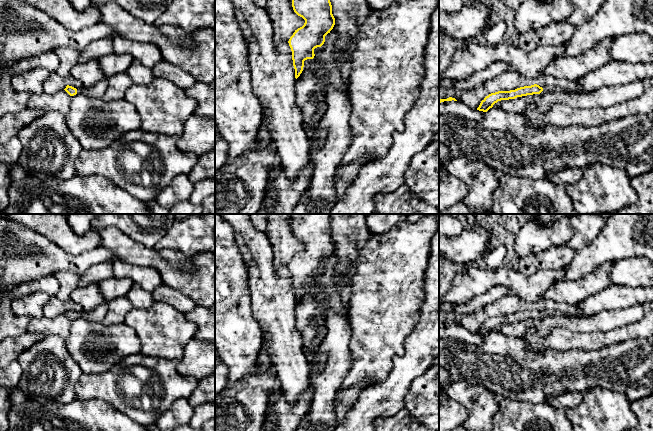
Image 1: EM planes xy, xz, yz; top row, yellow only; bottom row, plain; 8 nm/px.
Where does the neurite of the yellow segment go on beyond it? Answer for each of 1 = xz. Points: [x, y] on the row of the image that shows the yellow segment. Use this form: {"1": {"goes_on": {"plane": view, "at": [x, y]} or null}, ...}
{"1": {"goes_on": null}}

